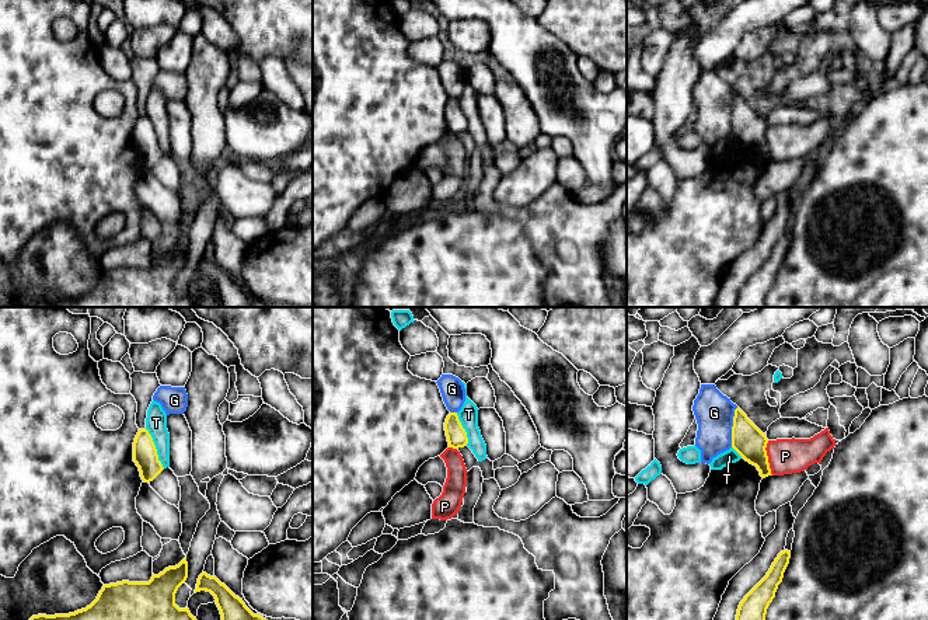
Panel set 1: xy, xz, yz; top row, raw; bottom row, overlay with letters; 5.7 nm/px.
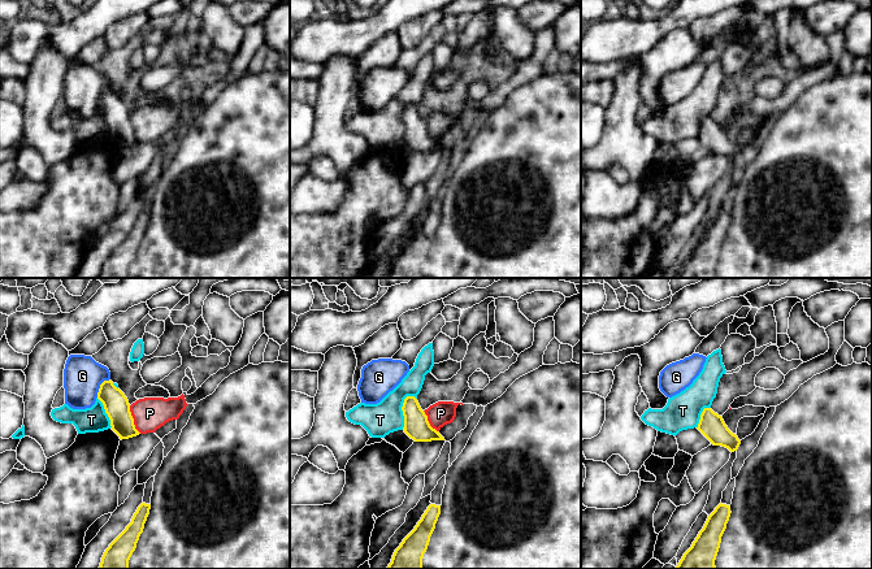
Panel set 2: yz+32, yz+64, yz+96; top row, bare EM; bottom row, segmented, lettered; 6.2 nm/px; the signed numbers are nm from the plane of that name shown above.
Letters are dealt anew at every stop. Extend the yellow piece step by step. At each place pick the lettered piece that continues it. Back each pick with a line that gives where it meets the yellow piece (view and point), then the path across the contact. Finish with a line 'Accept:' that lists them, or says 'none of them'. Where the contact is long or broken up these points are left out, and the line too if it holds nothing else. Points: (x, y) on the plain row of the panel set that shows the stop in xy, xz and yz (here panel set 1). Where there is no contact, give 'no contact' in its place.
Accept: none of them

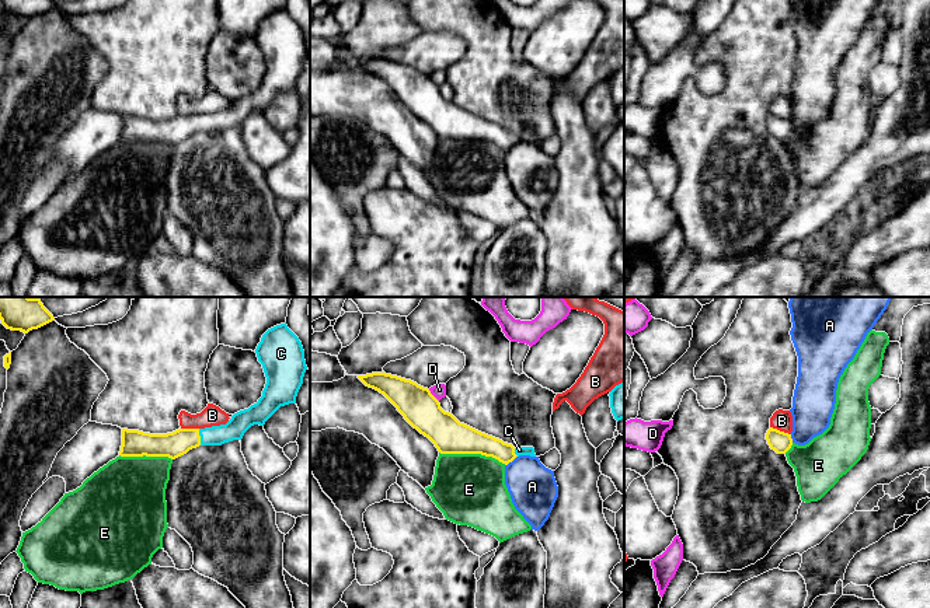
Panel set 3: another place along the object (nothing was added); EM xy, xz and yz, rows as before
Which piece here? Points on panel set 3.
C: meets yellow in xy at (199, 123); runs through xy (174, 130), (185, 125), (199, 123), (230, 118), (240, 108)
Accept: C

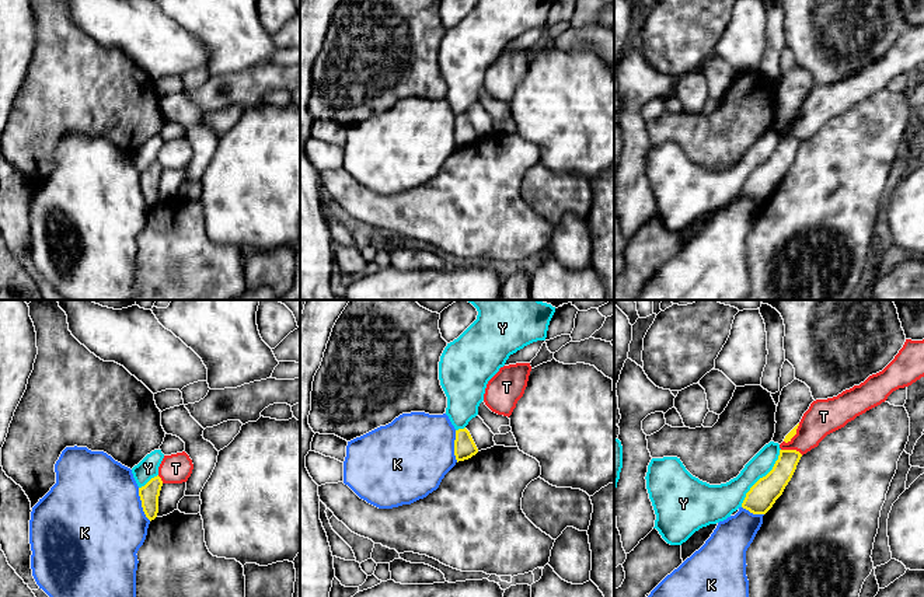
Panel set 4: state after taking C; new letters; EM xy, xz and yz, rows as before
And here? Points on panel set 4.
Accept: none of them

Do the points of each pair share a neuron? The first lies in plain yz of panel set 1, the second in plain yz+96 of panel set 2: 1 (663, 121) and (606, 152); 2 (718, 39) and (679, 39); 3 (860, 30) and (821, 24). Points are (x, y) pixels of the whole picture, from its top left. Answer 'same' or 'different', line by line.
1: same
2: different
3: different

